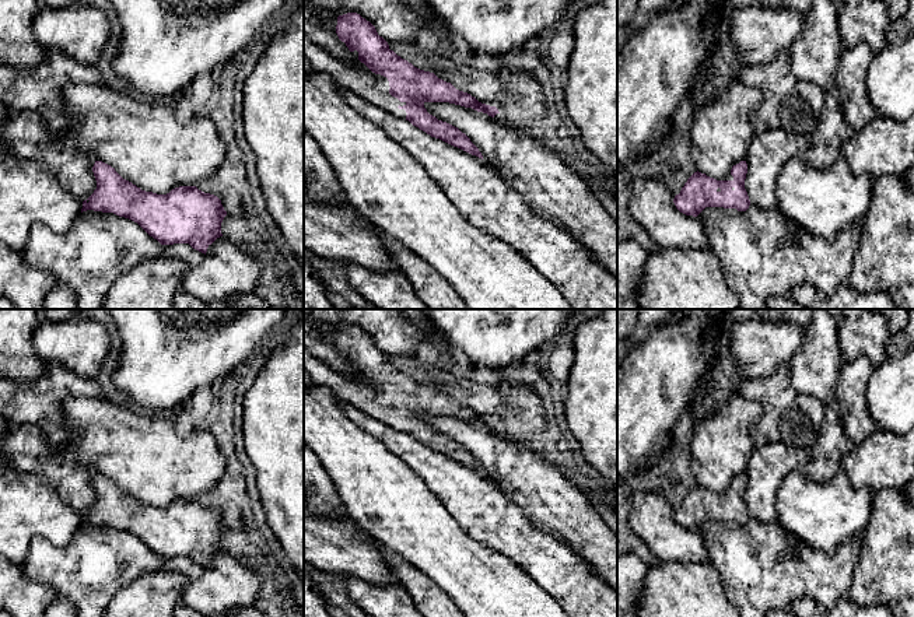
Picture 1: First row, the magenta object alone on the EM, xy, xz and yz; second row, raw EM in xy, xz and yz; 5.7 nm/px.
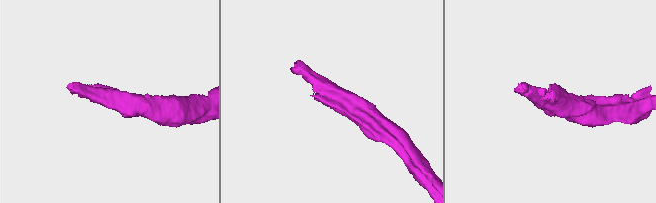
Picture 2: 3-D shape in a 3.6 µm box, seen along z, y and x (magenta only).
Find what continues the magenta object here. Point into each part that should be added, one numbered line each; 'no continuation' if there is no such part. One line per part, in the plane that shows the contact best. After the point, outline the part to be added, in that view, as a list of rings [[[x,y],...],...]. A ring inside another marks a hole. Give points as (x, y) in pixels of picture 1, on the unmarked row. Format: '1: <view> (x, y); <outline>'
1: xz (352, 388); [[[304,344],[304,369],[315,383],[328,386],[340,402],[351,404],[398,432],[406,432],[406,424],[398,421],[406,418],[406,416],[400,416],[389,407],[388,392],[372,386],[361,376],[357,364],[351,365],[350,372],[337,372],[329,364],[312,355]]]

